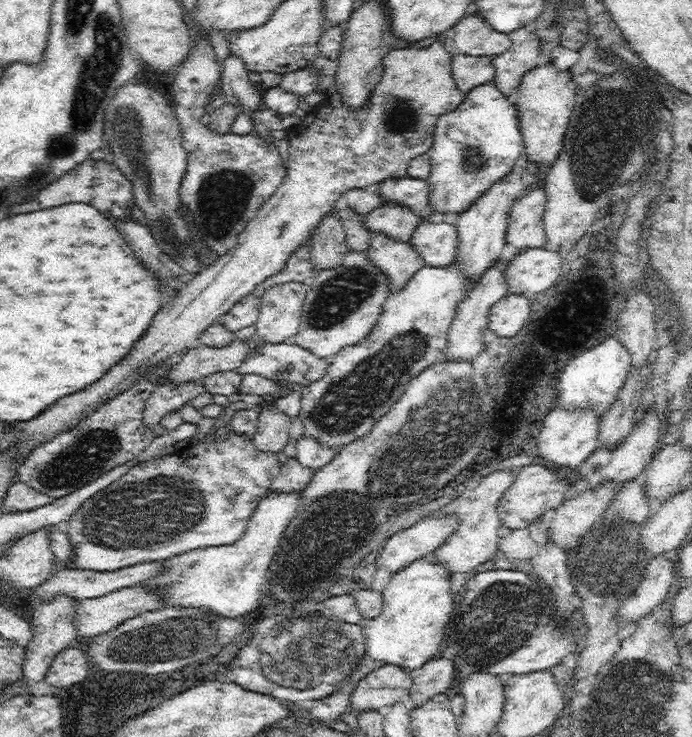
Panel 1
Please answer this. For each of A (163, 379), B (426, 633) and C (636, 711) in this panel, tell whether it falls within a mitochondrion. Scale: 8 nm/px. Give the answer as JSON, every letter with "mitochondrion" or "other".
{"A":"other","B":"other","C":"mitochondrion"}

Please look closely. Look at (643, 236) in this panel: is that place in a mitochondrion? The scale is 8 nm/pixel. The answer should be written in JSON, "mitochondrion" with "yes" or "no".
{"mitochondrion":"no"}

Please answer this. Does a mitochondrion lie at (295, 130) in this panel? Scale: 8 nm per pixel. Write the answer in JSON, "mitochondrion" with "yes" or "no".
{"mitochondrion":"no"}

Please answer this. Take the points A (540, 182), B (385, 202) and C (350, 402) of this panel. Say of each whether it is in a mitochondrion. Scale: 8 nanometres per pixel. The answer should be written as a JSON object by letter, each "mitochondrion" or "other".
{"A":"other","B":"other","C":"mitochondrion"}

